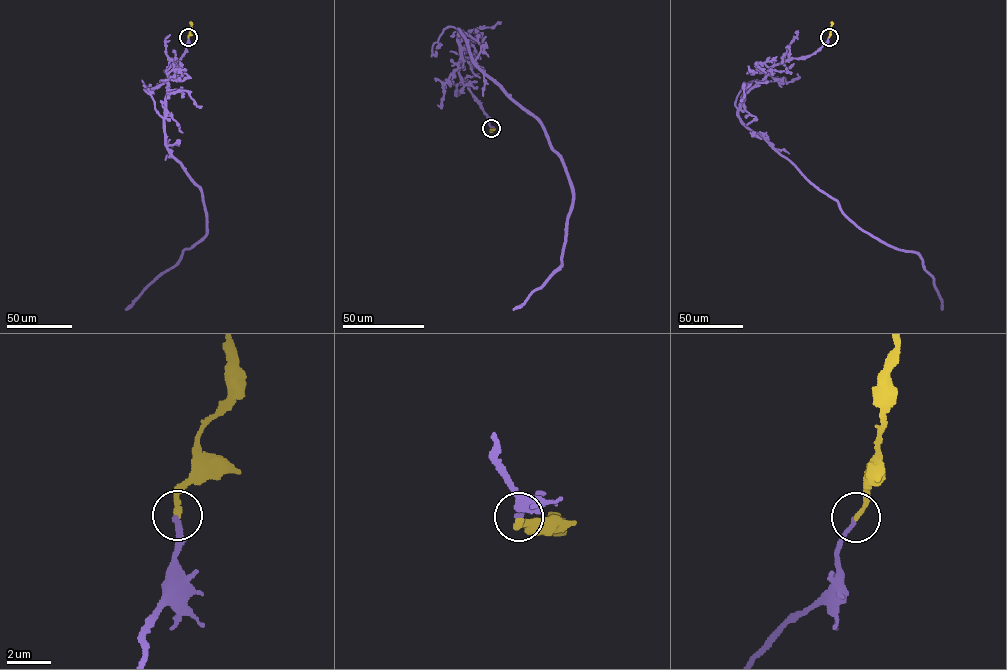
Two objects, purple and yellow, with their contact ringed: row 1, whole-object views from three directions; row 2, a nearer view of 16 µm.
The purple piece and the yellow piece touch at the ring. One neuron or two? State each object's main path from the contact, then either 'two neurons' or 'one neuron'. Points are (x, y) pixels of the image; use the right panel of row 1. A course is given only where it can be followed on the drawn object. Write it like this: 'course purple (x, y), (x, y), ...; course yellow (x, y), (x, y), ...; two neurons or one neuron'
course purple (829, 37), (814, 53), (768, 70), (746, 94), (738, 117), (861, 229), (915, 252), (933, 279), (942, 310); course yellow (829, 37), (831, 21); one neuron

